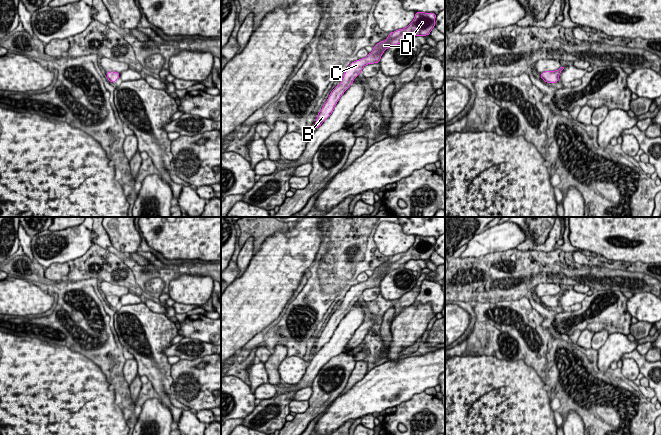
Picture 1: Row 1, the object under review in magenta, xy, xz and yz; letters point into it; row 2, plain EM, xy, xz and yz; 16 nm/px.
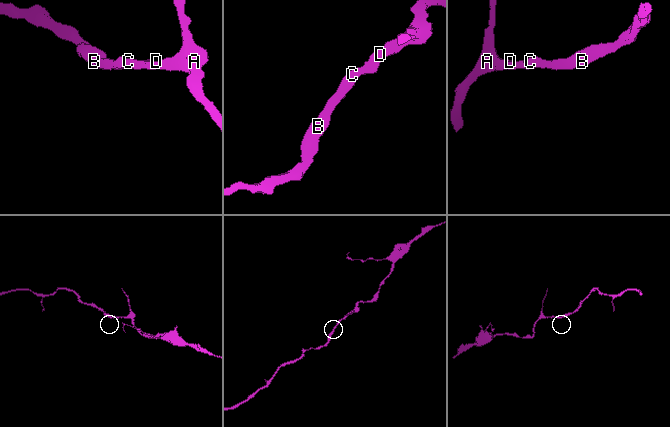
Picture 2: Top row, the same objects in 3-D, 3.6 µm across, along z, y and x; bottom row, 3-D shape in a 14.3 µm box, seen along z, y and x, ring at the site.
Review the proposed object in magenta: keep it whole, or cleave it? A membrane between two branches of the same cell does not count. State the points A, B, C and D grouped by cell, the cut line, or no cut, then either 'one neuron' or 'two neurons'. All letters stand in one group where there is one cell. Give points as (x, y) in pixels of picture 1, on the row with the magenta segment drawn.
A B C D | no cut | one neuron

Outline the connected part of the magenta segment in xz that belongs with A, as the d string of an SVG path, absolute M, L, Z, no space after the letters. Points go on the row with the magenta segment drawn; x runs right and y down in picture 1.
M415 12L414 20L406 28L389 33L387 40L377 43L367 57L352 62L345 70L341 83L331 91L321 111L317 114L315 129L320 127L321 124L329 118L340 97L361 73L365 65L379 63L386 49L400 44L410 36L430 35L430 32L435 27L435 18L435 13Z

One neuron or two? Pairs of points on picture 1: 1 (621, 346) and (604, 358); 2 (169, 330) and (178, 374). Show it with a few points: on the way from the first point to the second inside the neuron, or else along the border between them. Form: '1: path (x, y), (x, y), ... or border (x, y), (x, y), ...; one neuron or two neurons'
1: path (617, 346), (608, 354); one neuron
2: border (171, 365), (172, 384), (169, 388); two neurons

